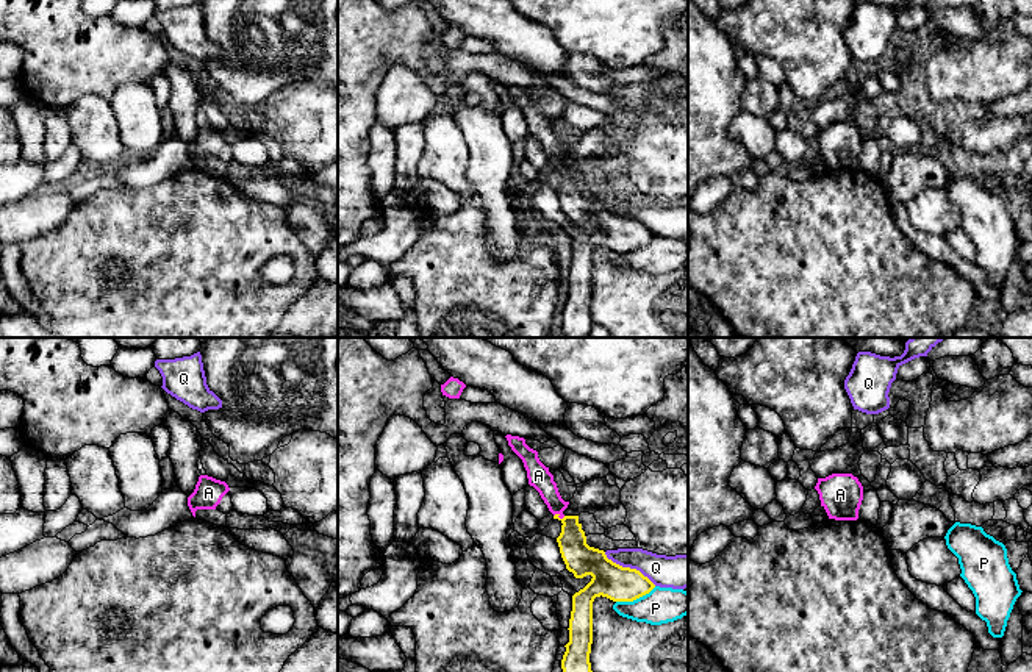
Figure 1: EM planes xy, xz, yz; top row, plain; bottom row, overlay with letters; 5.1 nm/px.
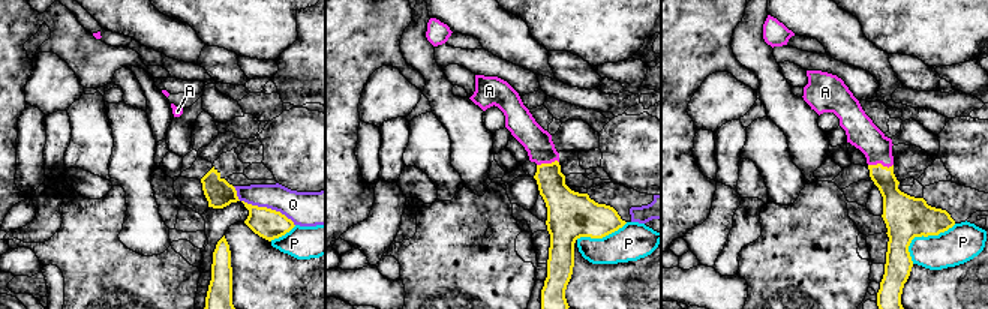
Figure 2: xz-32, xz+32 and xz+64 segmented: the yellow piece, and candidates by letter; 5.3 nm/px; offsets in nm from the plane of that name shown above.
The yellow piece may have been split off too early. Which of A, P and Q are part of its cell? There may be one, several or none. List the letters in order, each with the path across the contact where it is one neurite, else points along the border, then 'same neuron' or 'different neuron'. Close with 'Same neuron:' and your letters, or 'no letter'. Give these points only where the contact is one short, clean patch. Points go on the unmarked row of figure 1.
A: runs through xz (582, 210), (558, 168), (557, 155), (538, 125); same neuron
P: different neuron
Q: different neuron
Same neuron: A

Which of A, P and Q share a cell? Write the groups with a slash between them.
A / P / Q

